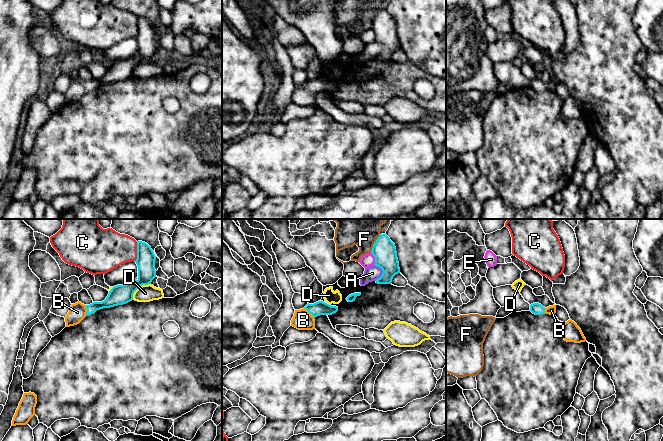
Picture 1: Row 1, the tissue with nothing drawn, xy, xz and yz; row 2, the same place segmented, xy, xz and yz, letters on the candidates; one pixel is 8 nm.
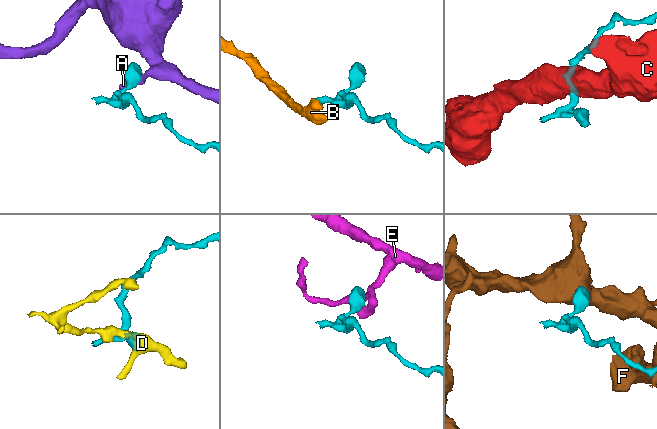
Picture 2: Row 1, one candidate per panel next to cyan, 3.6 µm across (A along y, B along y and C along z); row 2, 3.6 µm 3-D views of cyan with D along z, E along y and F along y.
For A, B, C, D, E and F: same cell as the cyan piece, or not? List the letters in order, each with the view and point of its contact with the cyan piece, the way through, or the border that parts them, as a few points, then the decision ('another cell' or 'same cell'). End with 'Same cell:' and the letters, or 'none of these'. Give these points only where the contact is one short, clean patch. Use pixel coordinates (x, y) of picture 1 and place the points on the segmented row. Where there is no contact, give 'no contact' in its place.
A: contact xz (383, 272); border xz (374, 264), (382, 271), (382, 274), (375, 280); another cell
B: contact xz (309, 312); way xz (319, 308), (309, 312), (303, 320); same cell
C: contact xy (137, 252); border xy (137, 242), (137, 258), (135, 261); another cell
D: contact xy (138, 287); border xy (150, 283), (141, 285), (134, 292), (132, 299); another cell
E: contact xz (375, 258); border xz (371, 252), (374, 257), (374, 264); another cell
F: contact xz (374, 244); border xz (380, 235), (370, 252); another cell
Same cell: B

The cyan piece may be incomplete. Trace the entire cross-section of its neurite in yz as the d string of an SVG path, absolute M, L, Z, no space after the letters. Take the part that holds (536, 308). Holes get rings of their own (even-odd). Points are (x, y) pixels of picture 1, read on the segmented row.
M533 303L530 305L530 311L535 315L541 315L541 314L555 315L556 305L545 308L539 303Z

